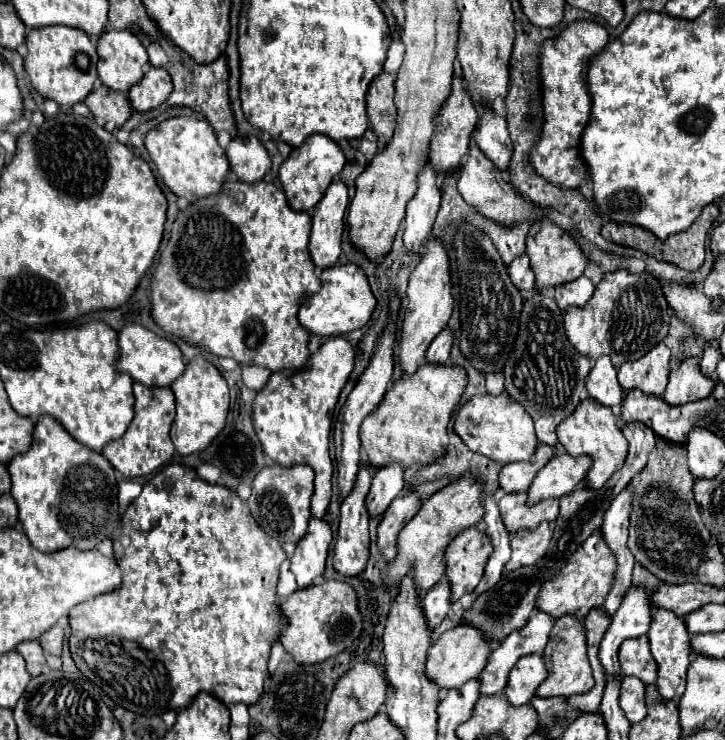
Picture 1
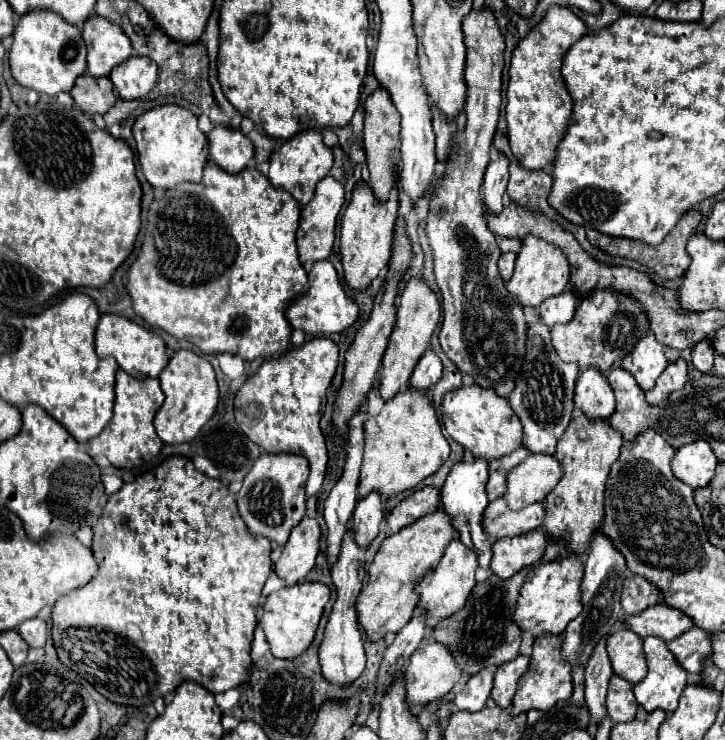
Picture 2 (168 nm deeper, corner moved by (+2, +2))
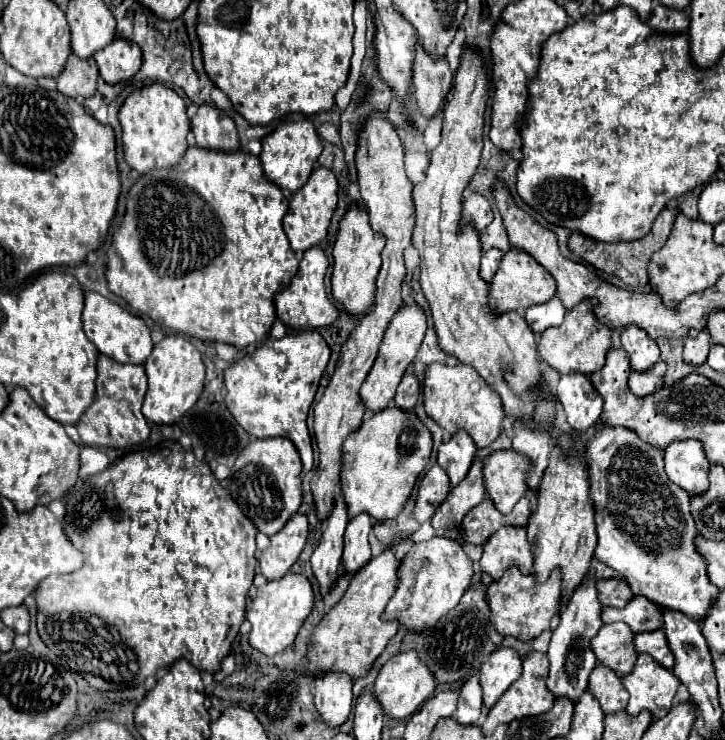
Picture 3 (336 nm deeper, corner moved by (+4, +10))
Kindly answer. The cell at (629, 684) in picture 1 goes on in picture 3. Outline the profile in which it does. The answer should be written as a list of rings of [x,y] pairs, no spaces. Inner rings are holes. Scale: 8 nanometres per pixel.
[[[597,664],[593,668],[593,674],[589,674],[589,692],[595,696],[595,700],[599,702],[601,710],[605,714],[621,712],[629,698],[629,694],[625,694],[625,690],[621,686],[621,680],[617,678],[617,674],[613,674],[613,670],[609,670],[607,666],[601,666],[601,664]]]

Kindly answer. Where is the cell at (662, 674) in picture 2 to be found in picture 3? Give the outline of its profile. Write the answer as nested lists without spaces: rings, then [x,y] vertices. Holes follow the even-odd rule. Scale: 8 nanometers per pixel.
[[[639,654],[633,670],[623,676],[621,682],[629,692],[625,712],[637,716],[641,710],[649,710],[653,720],[663,718],[671,710],[673,696],[681,684],[671,670],[657,666],[657,662],[645,658],[645,654]]]

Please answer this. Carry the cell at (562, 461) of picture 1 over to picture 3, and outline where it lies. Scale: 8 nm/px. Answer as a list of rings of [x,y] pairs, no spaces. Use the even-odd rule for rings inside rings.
[[[513,450],[491,452],[485,458],[483,484],[493,506],[509,514],[525,496],[525,458]]]

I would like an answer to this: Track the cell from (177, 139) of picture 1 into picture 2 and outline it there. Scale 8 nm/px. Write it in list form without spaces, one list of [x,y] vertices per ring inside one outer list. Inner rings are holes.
[[[177,104],[157,106],[135,120],[133,136],[137,142],[141,170],[153,188],[167,190],[185,182],[201,182],[203,170],[209,162],[209,142],[199,130],[197,116],[193,112]]]

